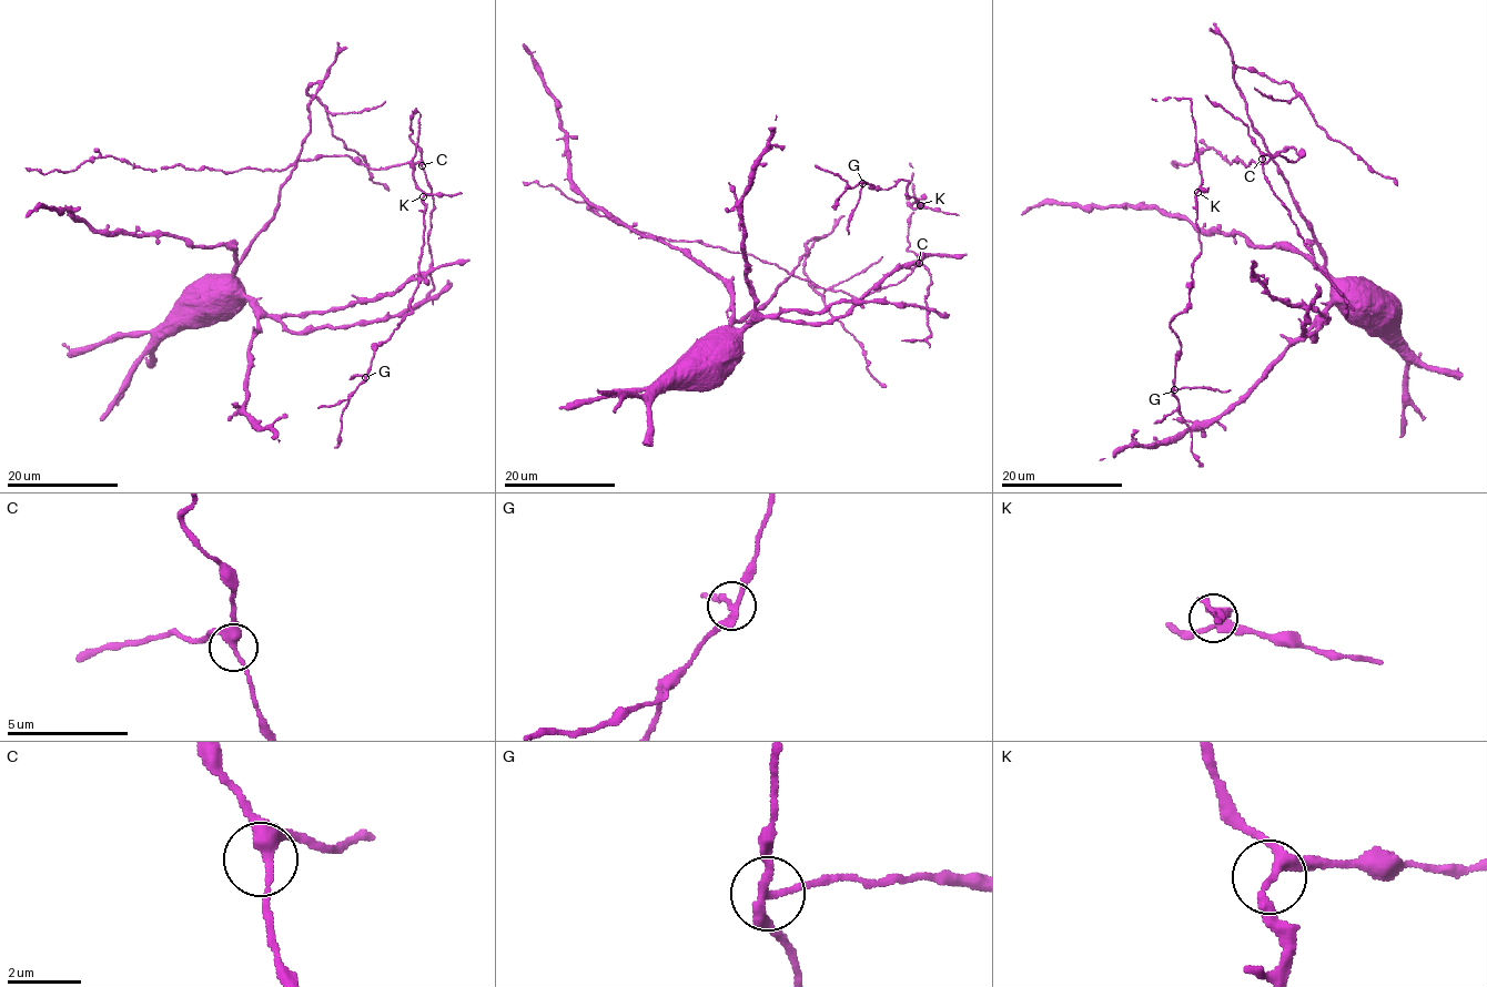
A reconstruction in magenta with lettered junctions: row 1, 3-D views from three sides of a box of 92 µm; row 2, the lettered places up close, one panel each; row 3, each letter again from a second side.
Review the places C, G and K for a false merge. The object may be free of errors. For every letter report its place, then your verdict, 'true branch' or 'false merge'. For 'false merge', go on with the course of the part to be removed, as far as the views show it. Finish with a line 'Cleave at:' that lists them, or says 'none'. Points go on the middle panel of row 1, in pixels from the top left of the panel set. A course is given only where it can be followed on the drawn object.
C: (919, 263) | true branch
G: (862, 183) | false merge | (861, 182), (859, 202), (848, 225), (849, 234)
K: (920, 205) | true branch
Cleave at: G

